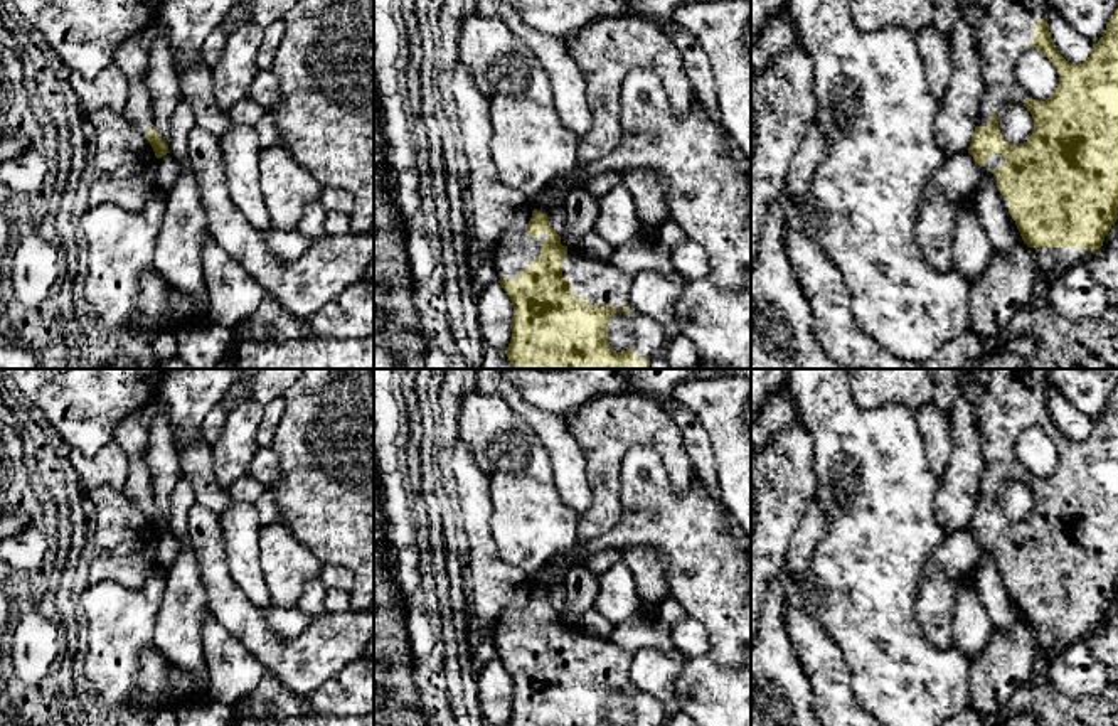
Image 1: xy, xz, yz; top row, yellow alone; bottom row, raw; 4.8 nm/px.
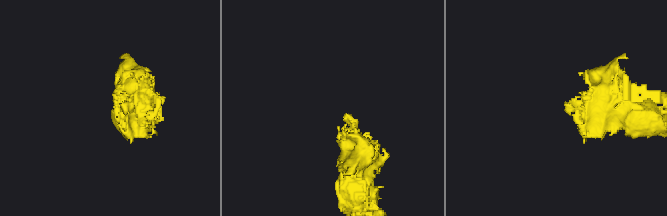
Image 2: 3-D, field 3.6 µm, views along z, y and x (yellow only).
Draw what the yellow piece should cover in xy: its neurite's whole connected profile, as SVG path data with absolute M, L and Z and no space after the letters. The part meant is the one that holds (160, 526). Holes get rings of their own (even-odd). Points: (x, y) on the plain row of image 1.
M157 399L125 418L118 424L113 441L121 446L128 458L128 478L123 494L145 512L155 534L162 536L168 531L168 522L160 515L153 504L152 475L145 463L155 414Z

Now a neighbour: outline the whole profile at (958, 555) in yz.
M968 529L950 532L924 564L916 596L916 620L940 649L955 645L955 581L975 569L983 553Z

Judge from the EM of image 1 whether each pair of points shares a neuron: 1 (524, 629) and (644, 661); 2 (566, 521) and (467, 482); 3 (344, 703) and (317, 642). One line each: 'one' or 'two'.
1: two
2: two
3: two

